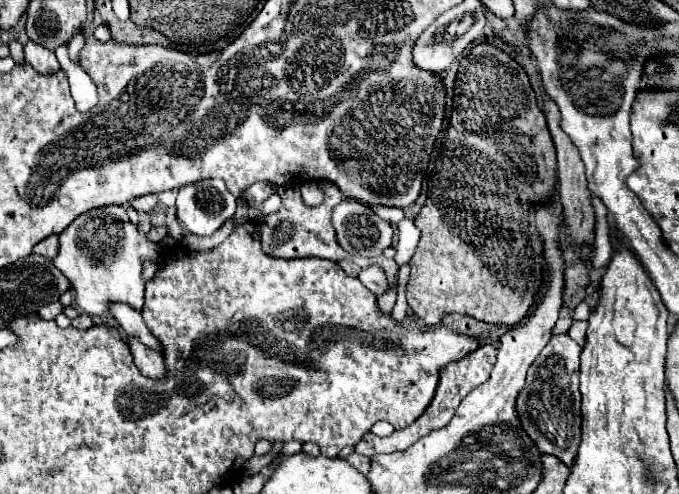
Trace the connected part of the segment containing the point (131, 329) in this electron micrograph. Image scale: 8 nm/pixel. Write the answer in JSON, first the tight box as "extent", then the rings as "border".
{"extent":[112,303,162,351],"border":[[[114,303],[112,305],[112,315],[116,317],[118,325],[134,339],[138,339],[142,345],[146,345],[148,349],[154,351],[162,351],[162,343],[152,335],[152,331],[146,327],[144,319],[140,313],[134,313],[134,309],[130,309],[124,303]]]}

